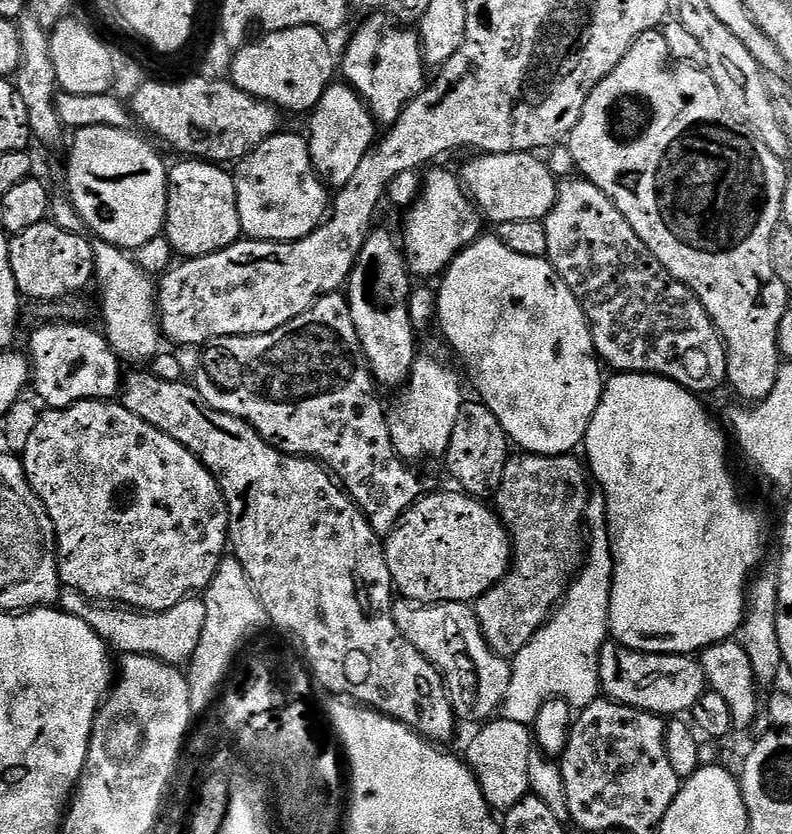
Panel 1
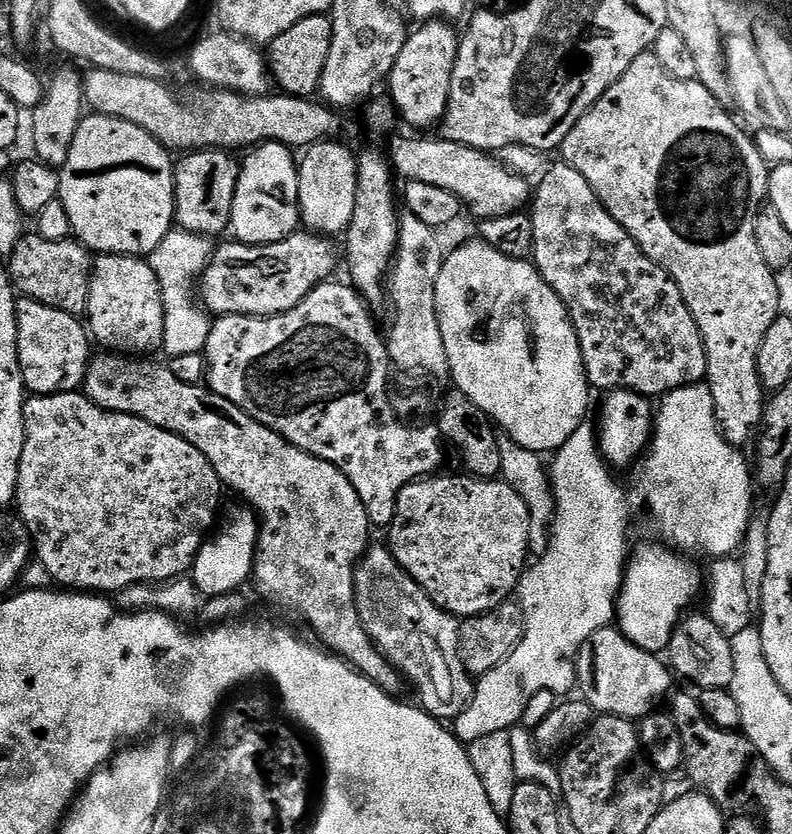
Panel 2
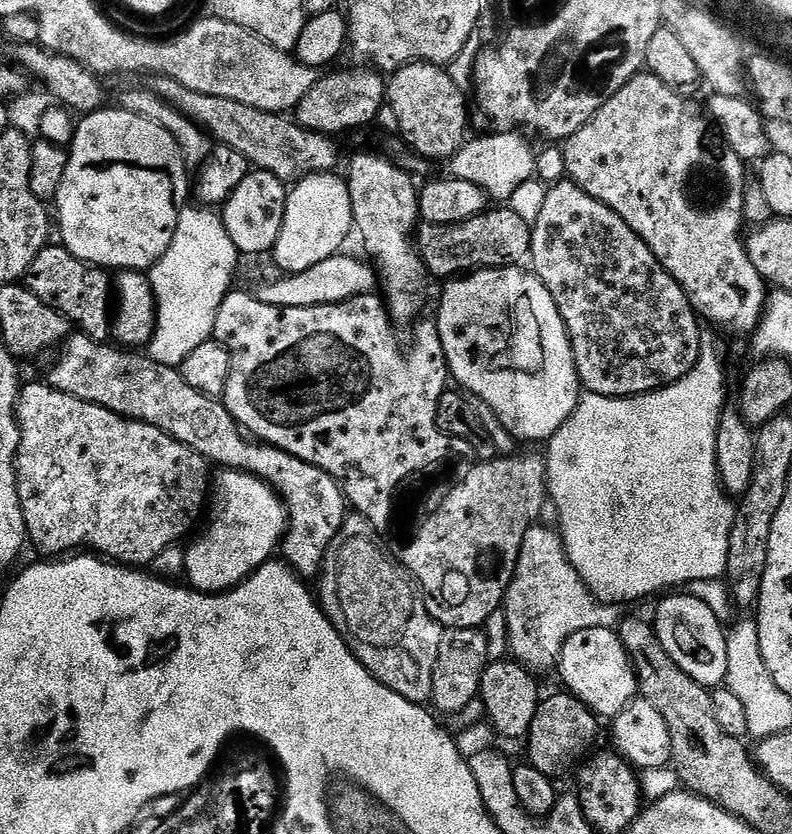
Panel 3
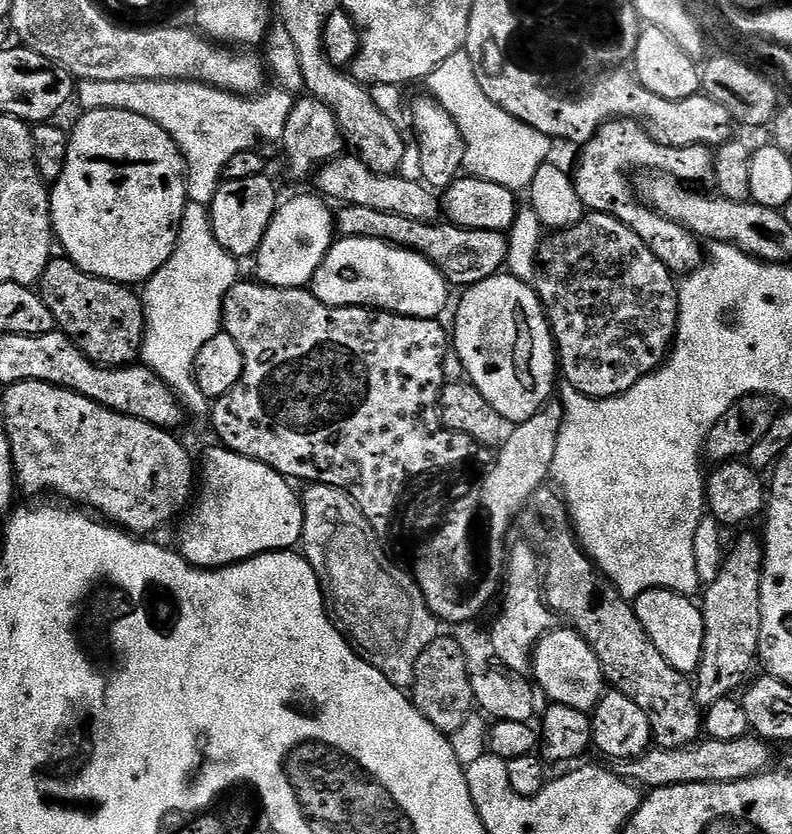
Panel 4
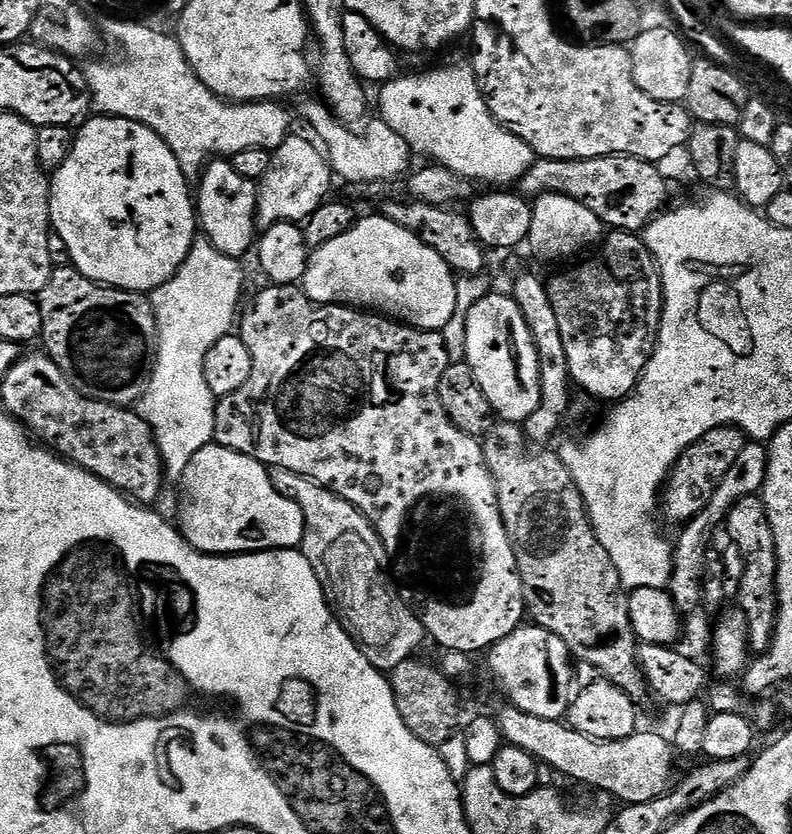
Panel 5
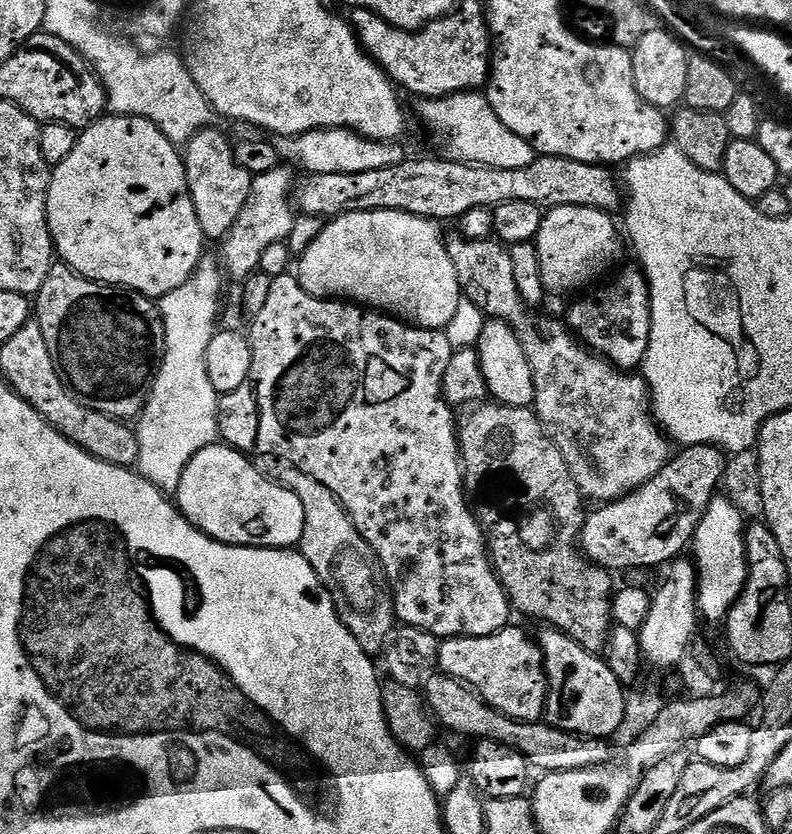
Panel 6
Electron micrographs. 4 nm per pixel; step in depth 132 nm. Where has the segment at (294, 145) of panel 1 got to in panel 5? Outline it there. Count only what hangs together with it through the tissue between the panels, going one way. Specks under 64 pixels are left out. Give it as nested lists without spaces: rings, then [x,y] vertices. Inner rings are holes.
[[[216,158],[205,167],[198,183],[200,192],[198,188],[194,203],[203,235],[222,254],[244,258],[251,248],[253,251],[258,236],[255,220],[257,181],[242,178],[227,159]]]

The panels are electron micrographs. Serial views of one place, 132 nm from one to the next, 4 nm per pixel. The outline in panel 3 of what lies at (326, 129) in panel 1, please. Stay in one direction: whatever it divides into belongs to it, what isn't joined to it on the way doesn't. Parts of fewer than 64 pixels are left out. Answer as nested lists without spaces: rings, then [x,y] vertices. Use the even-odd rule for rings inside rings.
[[[313,172],[305,176],[303,180],[295,181],[291,185],[284,211],[282,230],[278,234],[278,242],[274,249],[276,264],[284,274],[310,270],[310,266],[318,266],[318,262],[326,262],[326,258],[337,255],[340,248],[348,240],[348,235],[353,235],[352,203],[350,202],[350,190],[347,179],[343,175],[330,172]]]

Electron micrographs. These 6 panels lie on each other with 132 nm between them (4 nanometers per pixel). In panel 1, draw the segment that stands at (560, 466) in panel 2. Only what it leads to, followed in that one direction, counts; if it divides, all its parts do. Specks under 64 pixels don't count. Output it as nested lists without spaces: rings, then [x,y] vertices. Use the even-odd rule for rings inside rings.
[[[603,523],[596,524],[590,528],[590,539],[586,544],[586,559],[576,577],[571,584],[568,585],[563,600],[560,601],[555,612],[549,616],[548,621],[538,629],[534,634],[534,638],[530,638],[530,642],[526,642],[526,646],[522,646],[522,650],[517,652],[511,661],[512,681],[510,682],[510,690],[506,690],[506,698],[504,699],[504,707],[502,709],[503,719],[513,720],[519,724],[529,726],[535,725],[538,714],[542,710],[542,706],[548,700],[565,700],[567,704],[571,704],[573,709],[583,710],[586,706],[590,706],[601,695],[600,686],[600,652],[603,650],[606,641],[609,639],[608,631],[608,607],[610,606],[610,598],[612,597],[612,545],[608,539],[608,529]]]

